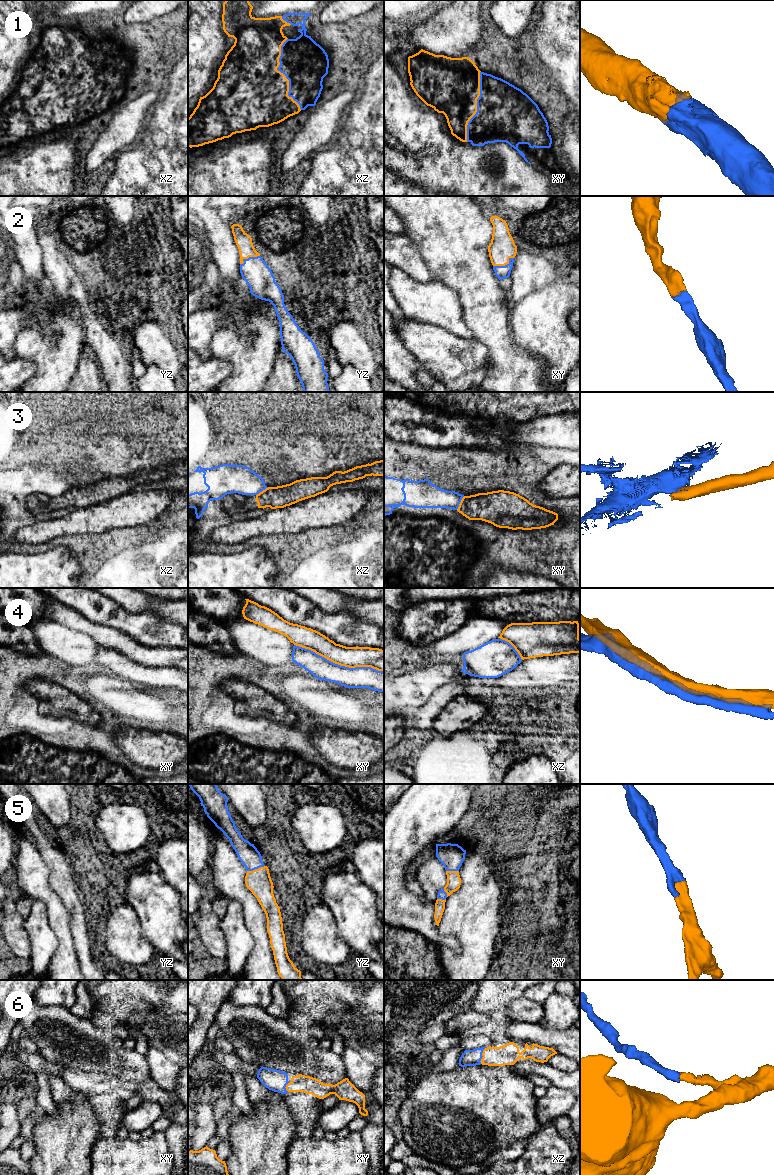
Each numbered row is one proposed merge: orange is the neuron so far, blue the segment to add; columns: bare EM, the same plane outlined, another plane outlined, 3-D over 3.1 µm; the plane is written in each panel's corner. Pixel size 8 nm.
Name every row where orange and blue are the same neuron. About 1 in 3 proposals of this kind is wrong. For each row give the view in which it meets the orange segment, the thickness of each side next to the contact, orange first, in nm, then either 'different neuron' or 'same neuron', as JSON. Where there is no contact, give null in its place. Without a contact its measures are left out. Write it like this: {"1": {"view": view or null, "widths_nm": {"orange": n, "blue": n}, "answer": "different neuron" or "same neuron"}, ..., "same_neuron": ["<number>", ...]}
{"1": {"view": "xz", "widths_nm": {"orange": 480, "blue": 380}, "answer": "same neuron"}, "2": {"view": "xy", "widths_nm": {"orange": 200, "blue": 100}, "answer": "same neuron"}, "3": {"view": "xy", "widths_nm": {"orange": 240, "blue": 190}, "answer": "different neuron"}, "4": {"view": "xy", "widths_nm": {"orange": 170, "blue": 180}, "answer": "different neuron"}, "5": {"view": "yz", "widths_nm": {"orange": 200, "blue": 160}, "answer": "same neuron"}, "6": {"view": "xz", "widths_nm": {"orange": 160, "blue": 130}, "answer": "same neuron"}, "same_neuron": ["1", "2", "5", "6"]}

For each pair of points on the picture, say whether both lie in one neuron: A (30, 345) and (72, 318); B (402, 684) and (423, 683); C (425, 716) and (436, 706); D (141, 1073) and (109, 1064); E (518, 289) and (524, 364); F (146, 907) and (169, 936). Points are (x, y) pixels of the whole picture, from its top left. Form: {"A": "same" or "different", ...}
{"A": "same", "B": "same", "C": "same", "D": "same", "E": "different", "F": "same"}

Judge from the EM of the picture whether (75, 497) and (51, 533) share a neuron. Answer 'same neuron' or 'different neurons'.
different neurons

